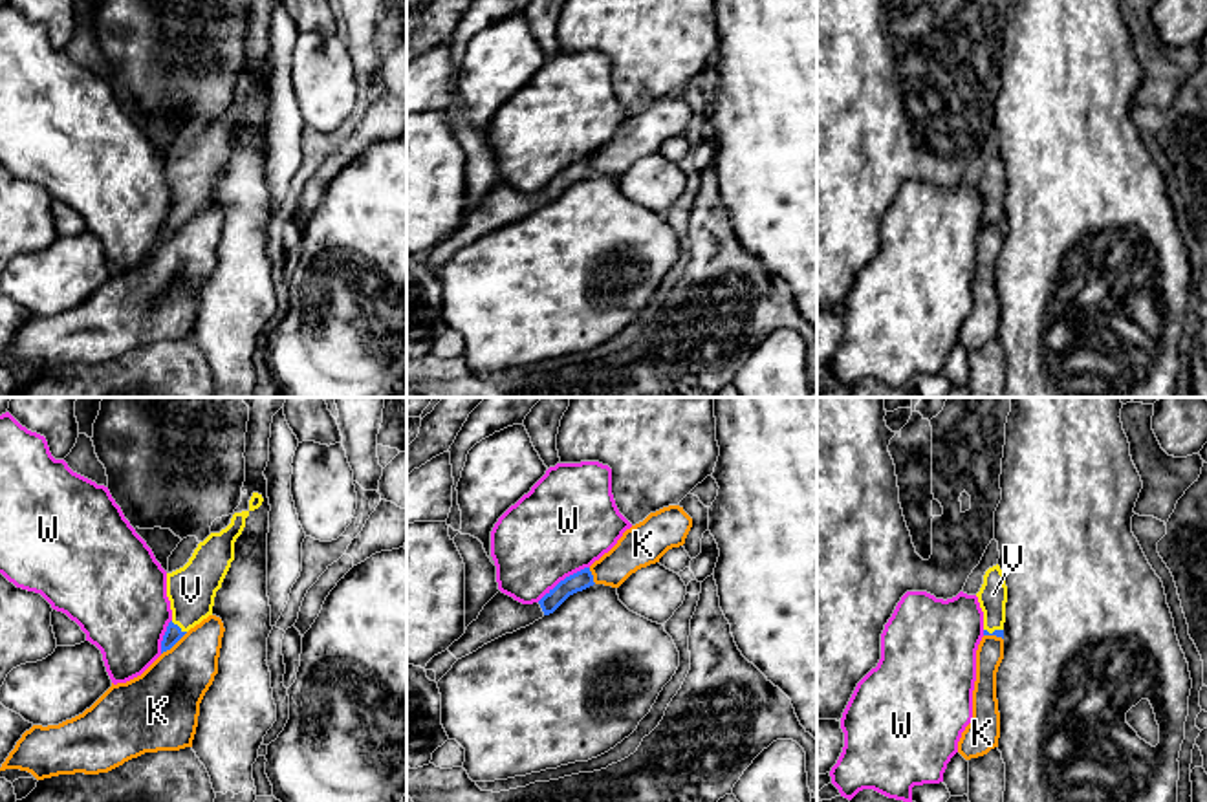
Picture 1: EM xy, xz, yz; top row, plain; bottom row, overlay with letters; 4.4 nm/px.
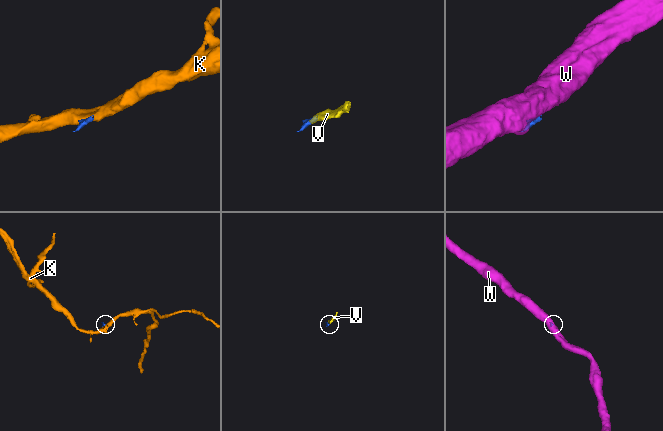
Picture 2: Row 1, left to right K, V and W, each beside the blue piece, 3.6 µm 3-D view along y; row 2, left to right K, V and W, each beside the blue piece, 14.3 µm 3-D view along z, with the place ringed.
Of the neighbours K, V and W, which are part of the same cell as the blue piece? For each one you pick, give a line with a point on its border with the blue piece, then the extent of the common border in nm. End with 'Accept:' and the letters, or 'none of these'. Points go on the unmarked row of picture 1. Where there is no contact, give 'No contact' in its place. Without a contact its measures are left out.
V: Touches blue at xy (176, 215). Shared border 90 nm
Accept: V

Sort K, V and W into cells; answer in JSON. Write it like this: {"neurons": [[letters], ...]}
{"neurons": [["K"], ["V"], ["W"]]}

